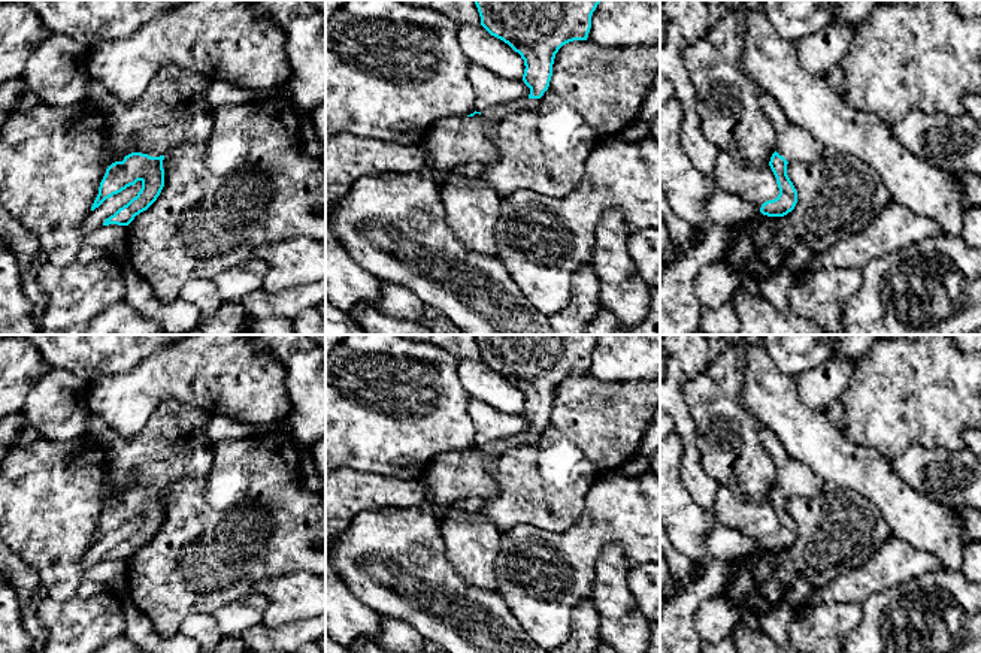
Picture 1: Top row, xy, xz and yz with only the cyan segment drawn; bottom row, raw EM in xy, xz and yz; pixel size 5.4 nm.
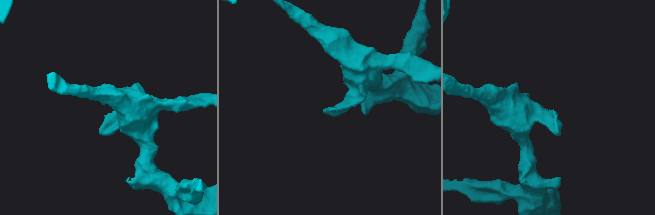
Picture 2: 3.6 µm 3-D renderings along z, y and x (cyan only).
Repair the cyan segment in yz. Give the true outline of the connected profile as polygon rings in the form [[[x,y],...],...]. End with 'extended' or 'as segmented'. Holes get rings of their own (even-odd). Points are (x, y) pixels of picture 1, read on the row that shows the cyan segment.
[[[762,91],[759,105],[776,133],[776,148],[769,166],[779,188],[778,197],[764,202],[760,212],[767,217],[784,217],[797,203],[797,191],[787,175],[787,164],[791,160],[803,163],[817,161],[827,151],[806,129],[791,123],[769,93]]] | extended

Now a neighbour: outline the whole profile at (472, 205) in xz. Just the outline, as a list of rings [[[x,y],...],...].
[[[476,169],[448,172],[439,197],[458,241],[473,253],[496,256],[494,226],[502,197]]]

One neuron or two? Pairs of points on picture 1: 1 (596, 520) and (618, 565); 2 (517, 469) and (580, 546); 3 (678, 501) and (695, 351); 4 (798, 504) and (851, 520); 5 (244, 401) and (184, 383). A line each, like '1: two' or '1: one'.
1: two
2: two
3: two
4: one
5: one

